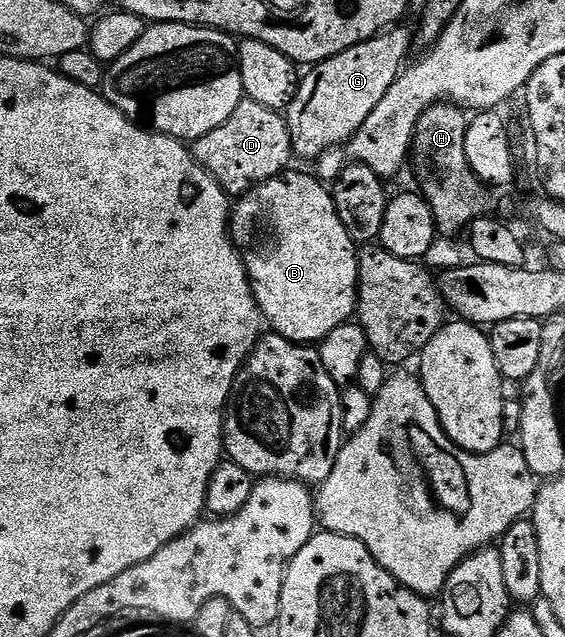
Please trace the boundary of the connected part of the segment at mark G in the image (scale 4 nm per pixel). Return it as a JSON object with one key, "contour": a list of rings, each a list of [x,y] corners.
{"contour":[[[399,24],[356,44],[328,60],[311,65],[301,75],[298,91],[284,111],[288,132],[292,136],[292,148],[300,159],[316,160],[324,152],[349,143],[350,139],[372,116],[372,108],[384,100],[384,92],[392,88],[407,65],[412,34]]]}

